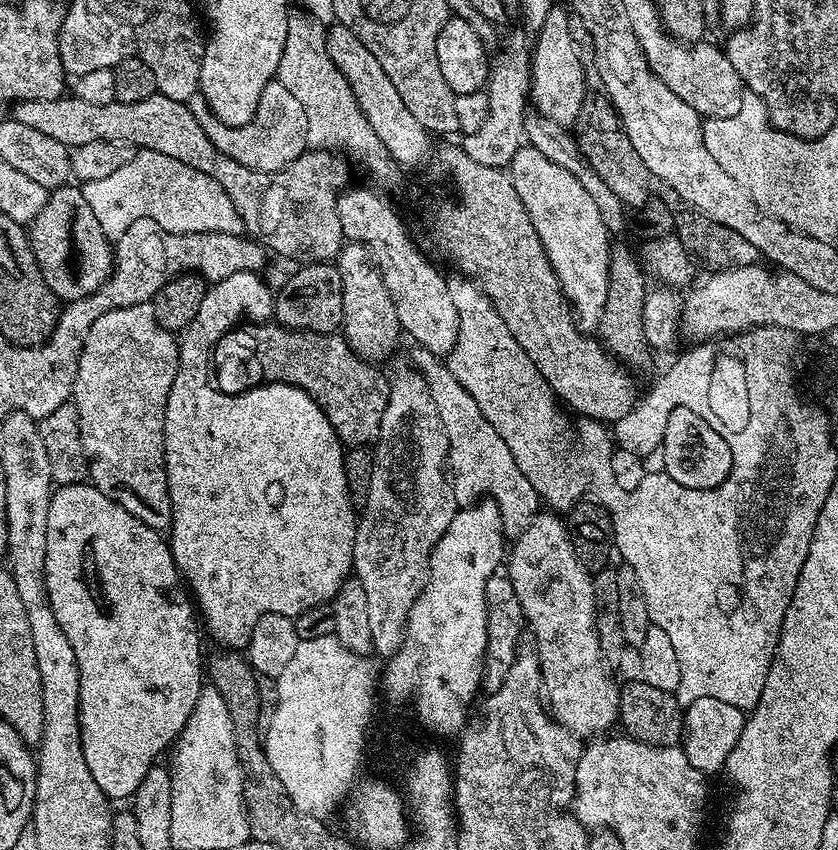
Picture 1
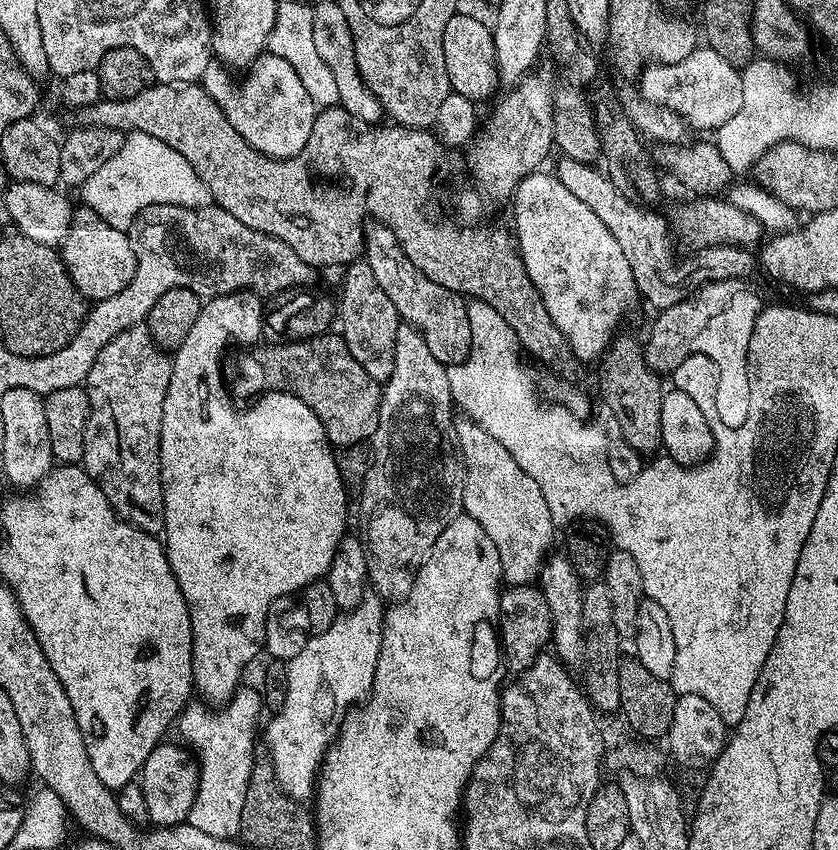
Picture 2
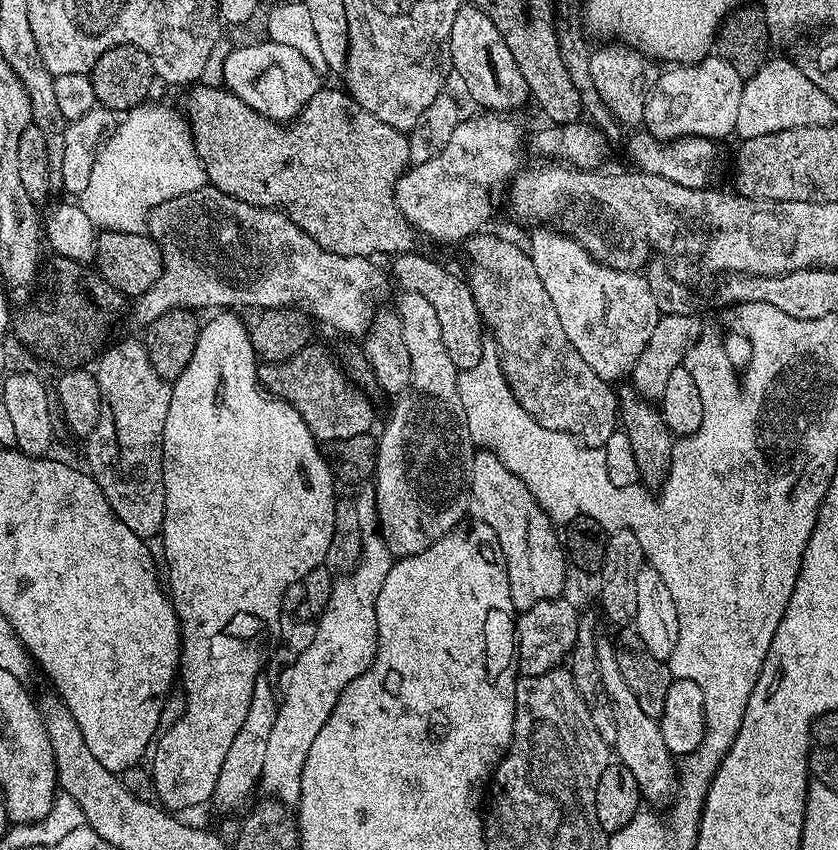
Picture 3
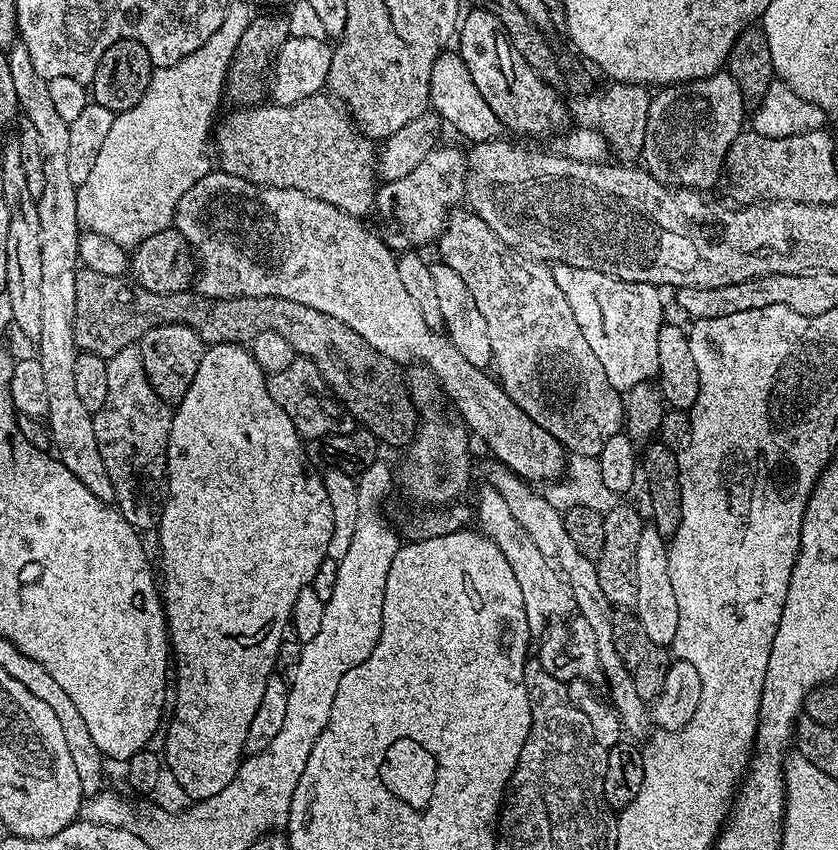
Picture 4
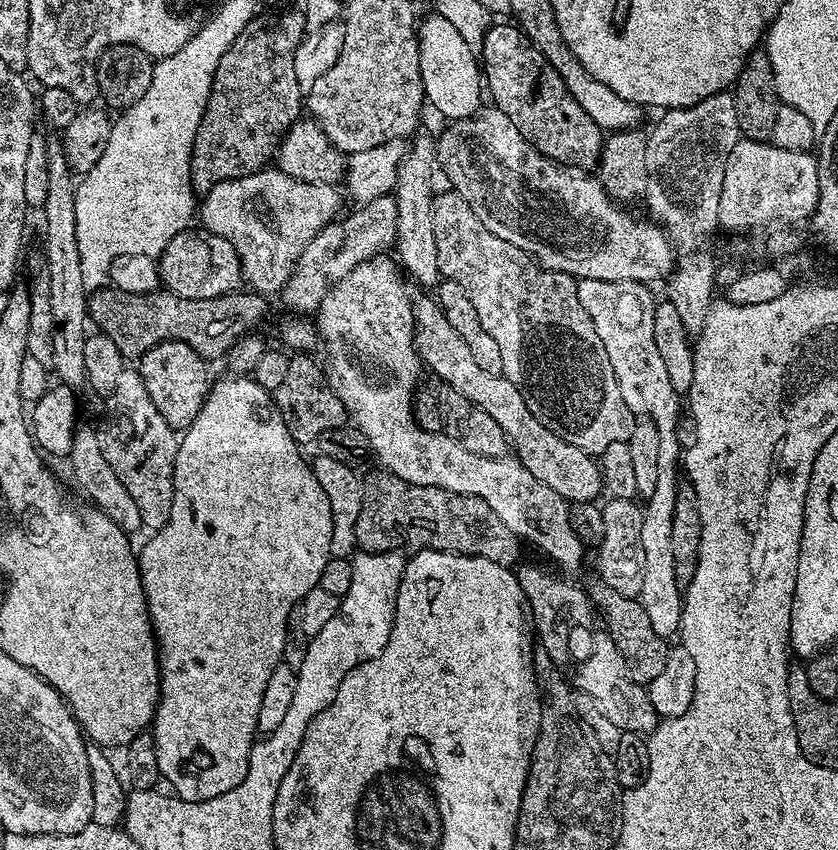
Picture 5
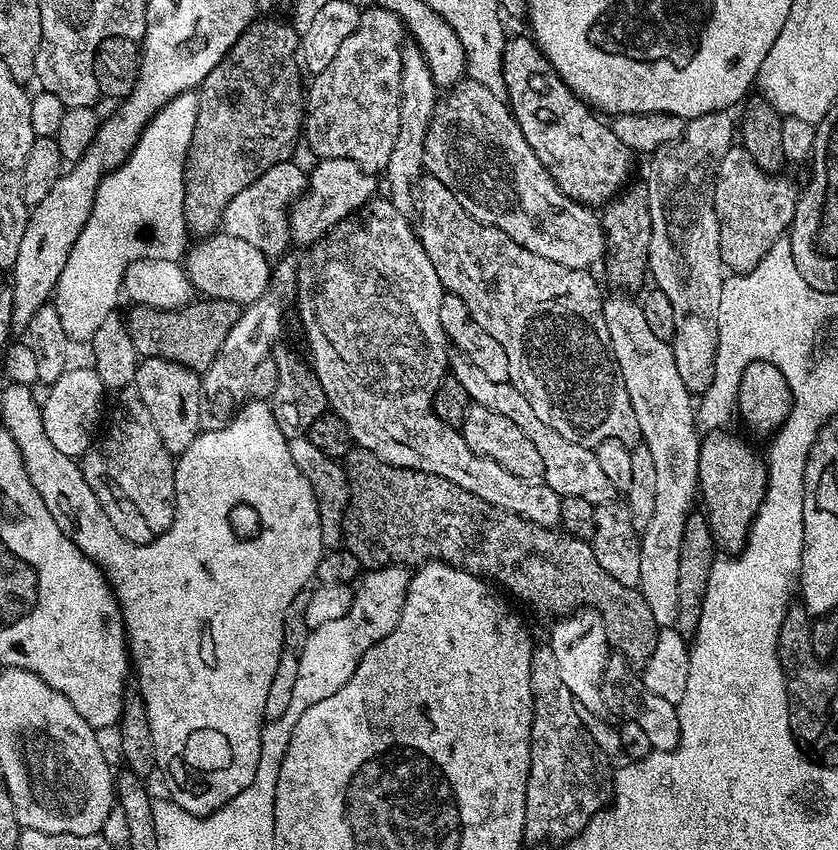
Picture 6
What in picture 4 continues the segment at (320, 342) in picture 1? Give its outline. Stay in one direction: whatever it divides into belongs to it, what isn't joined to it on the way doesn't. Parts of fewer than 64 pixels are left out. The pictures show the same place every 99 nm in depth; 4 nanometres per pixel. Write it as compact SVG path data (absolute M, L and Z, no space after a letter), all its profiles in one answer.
M298 358L286 366L286 370L278 370L278 374L267 377L268 393L278 406L294 422L296 432L305 441L311 440L323 441L330 436L338 434L350 434L354 430L354 421L345 409L344 405L336 399L328 383L322 378L318 366L314 362Z

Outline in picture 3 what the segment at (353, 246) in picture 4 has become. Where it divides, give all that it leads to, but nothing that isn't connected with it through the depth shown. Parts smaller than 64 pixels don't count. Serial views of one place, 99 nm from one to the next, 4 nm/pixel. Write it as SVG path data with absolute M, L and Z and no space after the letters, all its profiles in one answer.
M211 186L195 188L181 196L163 200L148 215L147 235L160 248L164 273L148 292L135 297L132 320L143 330L154 318L172 308L212 308L211 310L241 310L240 308L286 308L299 306L309 316L345 332L348 336L363 337L372 324L378 308L376 291L384 284L384 276L367 256L339 256L328 252L312 236L308 236L283 211L258 208L226 195Z

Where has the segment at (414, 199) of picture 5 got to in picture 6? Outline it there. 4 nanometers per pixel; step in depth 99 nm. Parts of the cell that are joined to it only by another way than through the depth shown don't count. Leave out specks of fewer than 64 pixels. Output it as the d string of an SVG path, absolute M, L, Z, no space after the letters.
M415 42L405 43L402 48L402 86L400 87L400 129L398 130L398 139L394 141L394 150L390 150L390 162L386 169L388 176L388 192L393 206L402 213L411 213L414 208L414 193L417 184L420 183L425 175L424 151L426 150L426 134L430 126L430 118L436 109L438 99L438 89L434 78L430 74L430 66L424 60L422 50Z

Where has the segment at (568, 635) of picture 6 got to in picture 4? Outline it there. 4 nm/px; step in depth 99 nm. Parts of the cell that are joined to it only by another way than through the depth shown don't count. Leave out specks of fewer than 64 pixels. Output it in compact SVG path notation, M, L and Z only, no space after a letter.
M484 486L476 504L474 503L474 516L478 521L479 531L489 536L498 546L498 550L502 550L502 554L506 554L506 562L510 562L510 570L514 570L514 578L522 590L522 602L526 606L526 622L529 633L543 633L553 618L563 617L560 615L567 608L568 610L575 609L570 587L566 586L561 578L558 578L558 574L553 573L550 562L546 562L546 558L542 558L542 554L538 550L538 542L534 542L534 538L530 538L530 534L526 534L526 530L522 530L522 526L518 526L518 518L514 518L514 514L510 514L510 506L506 506L506 502L498 494L498 490L494 490L491 486Z

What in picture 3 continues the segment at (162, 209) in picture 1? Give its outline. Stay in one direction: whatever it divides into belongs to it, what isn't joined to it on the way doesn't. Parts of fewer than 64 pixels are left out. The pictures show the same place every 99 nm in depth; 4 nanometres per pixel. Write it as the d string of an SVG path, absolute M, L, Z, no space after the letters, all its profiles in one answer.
M152 103L140 104L117 123L116 132L102 146L94 170L90 170L90 183L82 190L78 203L97 229L144 232L154 206L208 184L185 117L168 104Z

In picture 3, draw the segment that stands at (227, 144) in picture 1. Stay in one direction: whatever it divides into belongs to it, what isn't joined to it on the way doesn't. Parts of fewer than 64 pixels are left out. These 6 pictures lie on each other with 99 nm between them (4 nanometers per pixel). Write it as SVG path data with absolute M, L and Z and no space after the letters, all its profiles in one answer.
M267 38L261 40L261 44L248 44L245 48L233 47L229 51L228 57L224 60L223 87L233 92L238 98L242 98L246 106L250 106L267 120L291 122L308 105L310 98L314 98L316 91L322 87L321 75L314 70L314 66L310 66L306 58L302 58L302 54L298 54L298 50L294 50L294 46L279 44Z

